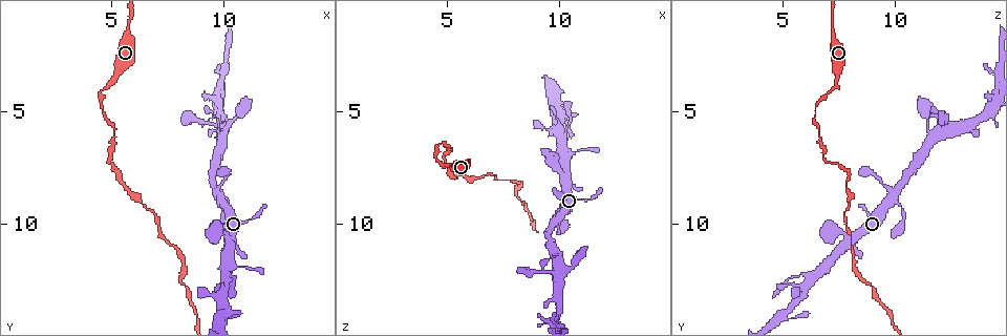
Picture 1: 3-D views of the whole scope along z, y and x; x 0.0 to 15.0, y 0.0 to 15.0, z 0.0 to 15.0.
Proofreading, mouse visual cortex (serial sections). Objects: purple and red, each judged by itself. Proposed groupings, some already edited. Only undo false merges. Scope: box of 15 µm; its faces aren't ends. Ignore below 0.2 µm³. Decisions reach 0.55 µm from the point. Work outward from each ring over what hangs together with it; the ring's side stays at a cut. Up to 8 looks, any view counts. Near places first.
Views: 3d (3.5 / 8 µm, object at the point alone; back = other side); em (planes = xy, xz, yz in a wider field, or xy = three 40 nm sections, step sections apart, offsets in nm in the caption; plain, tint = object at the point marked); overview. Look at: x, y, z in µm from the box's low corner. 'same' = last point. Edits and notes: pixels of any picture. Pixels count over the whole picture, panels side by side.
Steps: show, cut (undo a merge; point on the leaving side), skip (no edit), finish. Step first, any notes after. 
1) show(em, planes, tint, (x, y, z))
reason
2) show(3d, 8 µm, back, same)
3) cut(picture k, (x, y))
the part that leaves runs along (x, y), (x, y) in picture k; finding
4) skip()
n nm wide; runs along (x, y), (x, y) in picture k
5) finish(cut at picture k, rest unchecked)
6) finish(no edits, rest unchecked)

show(3d, 3.5 µm, (10.5, 5.3, 12.0))
narrows sharply

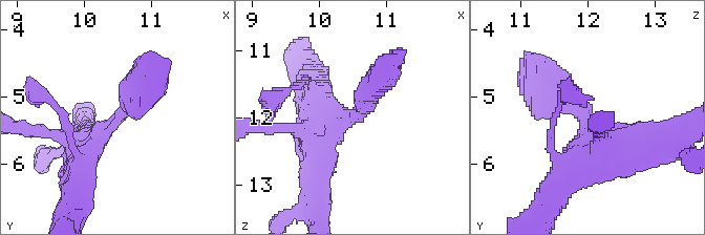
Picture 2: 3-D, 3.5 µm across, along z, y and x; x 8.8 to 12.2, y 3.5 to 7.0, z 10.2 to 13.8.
show(em, xy, step 3, tint, (10.50, 5.30, 12.05))
now the EM

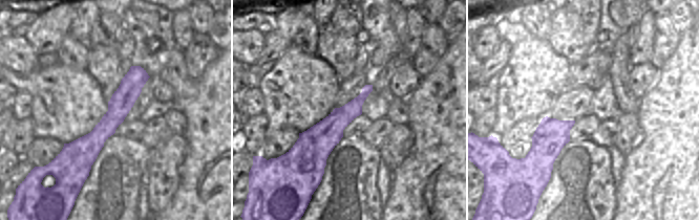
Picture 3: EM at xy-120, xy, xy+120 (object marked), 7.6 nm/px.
skip()
all the same cell

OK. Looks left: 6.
show(3d, 3.5 µm, (5.8, 1.2, 7.1))
sudden change in width

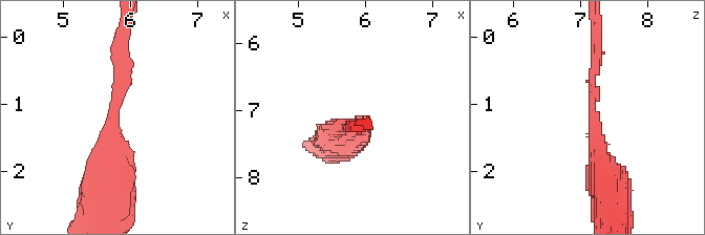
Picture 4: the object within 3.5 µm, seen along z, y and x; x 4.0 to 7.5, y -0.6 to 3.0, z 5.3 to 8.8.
show(em, planes, tint, (5.75, 1.15, 7.15))
arms of 150, 400 nm; need the tissue

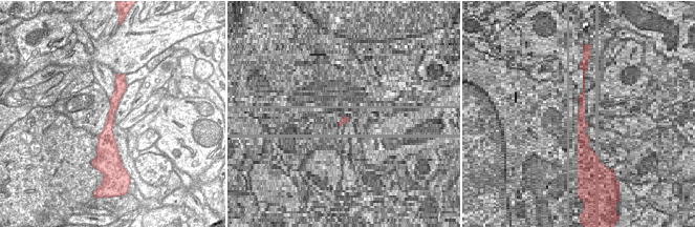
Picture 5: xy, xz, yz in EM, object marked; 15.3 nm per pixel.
skip()
runs along (116, 85), (106, 151) in picture 5; one cell here

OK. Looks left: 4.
show(3d, 8 µm, (4.9, 7.2, 6.8))
abrupt turn

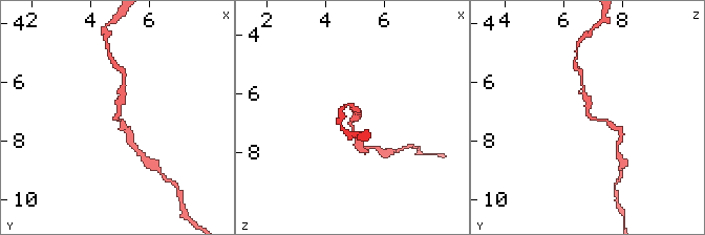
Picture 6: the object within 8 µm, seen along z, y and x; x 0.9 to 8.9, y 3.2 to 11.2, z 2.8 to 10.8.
show(em, planes, tint, (4.8, 7.2, 6.9))
arms of 150, 200 nm

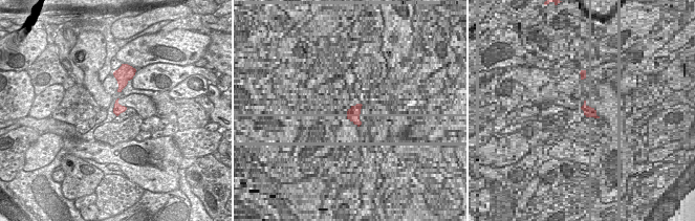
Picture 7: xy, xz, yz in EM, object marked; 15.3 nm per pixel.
skip()
runs along (584, 89), (589, 116), (607, 121), (615, 128) in picture 6; continuous, no second cell

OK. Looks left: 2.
finish(no edits, rest unchecked)

